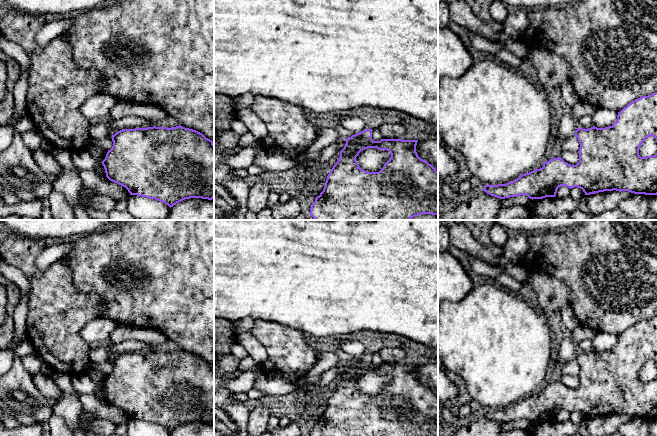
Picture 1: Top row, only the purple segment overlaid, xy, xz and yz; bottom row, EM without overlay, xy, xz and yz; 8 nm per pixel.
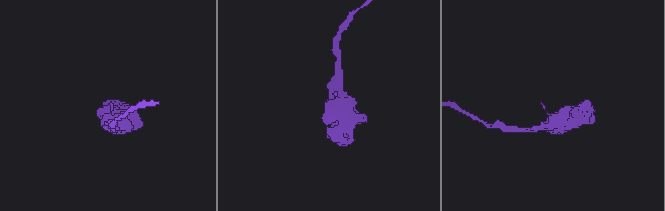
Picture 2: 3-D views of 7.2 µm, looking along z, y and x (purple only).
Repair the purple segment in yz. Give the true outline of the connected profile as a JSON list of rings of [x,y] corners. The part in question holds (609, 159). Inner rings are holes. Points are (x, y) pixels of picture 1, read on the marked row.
[[[657,92],[642,96],[629,103],[618,112],[617,120],[612,126],[605,128],[593,126],[589,129],[577,128],[574,135],[578,138],[580,144],[578,151],[579,162],[576,165],[568,164],[561,157],[553,158],[543,162],[542,168],[536,168],[529,173],[522,174],[512,182],[485,185],[483,191],[500,199],[526,195],[532,200],[555,197],[558,188],[561,186],[570,189],[578,187],[583,190],[585,195],[613,190],[628,191],[634,194],[657,195],[657,153],[646,157],[639,155],[640,146],[649,136],[653,136],[657,141]]]

